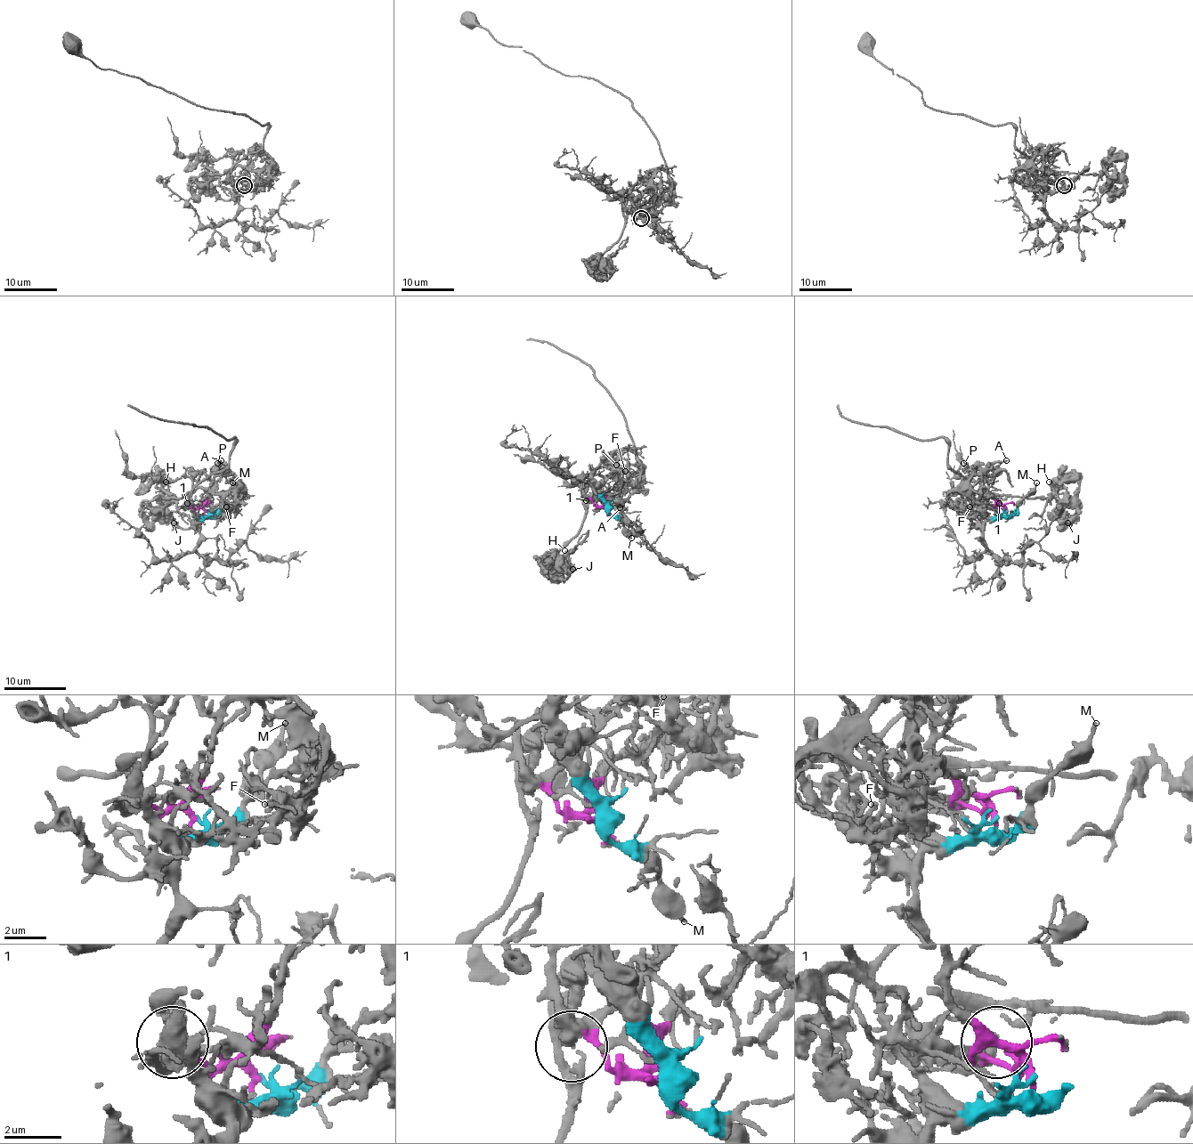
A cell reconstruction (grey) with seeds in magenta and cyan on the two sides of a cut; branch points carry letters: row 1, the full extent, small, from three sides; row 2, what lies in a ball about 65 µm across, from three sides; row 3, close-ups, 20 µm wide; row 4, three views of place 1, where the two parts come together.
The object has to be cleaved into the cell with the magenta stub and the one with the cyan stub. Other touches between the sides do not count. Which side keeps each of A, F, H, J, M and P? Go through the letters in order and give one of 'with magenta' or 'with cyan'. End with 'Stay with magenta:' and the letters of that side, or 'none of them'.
A: with magenta
F: with magenta
H: with magenta
J: with magenta
M: with cyan
P: with magenta
Stay with magenta: A, F, H, J, P

